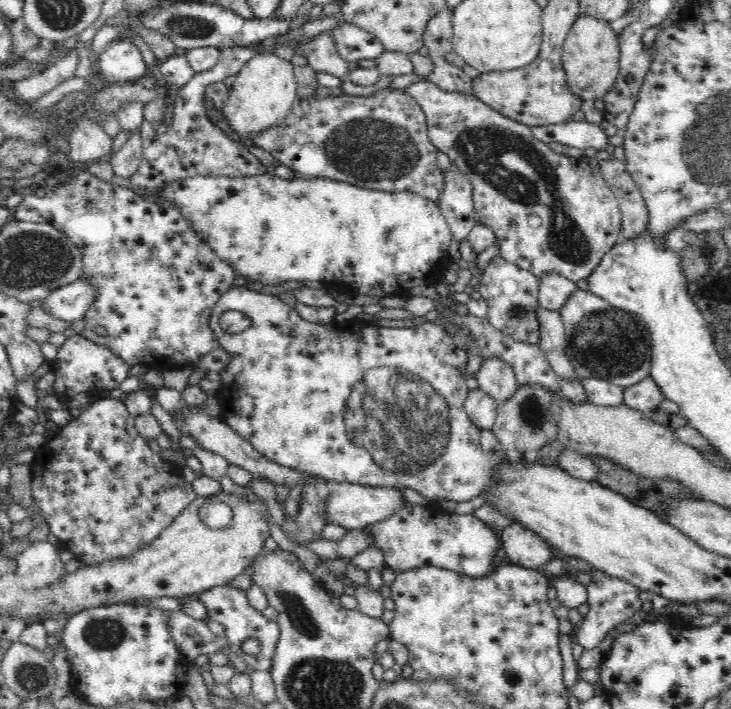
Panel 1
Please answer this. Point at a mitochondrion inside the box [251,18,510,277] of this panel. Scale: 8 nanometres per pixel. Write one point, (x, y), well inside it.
(371, 151)

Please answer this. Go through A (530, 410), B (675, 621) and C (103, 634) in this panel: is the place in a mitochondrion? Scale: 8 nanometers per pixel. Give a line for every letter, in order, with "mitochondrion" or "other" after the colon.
A: mitochondrion
B: other
C: mitochondrion

